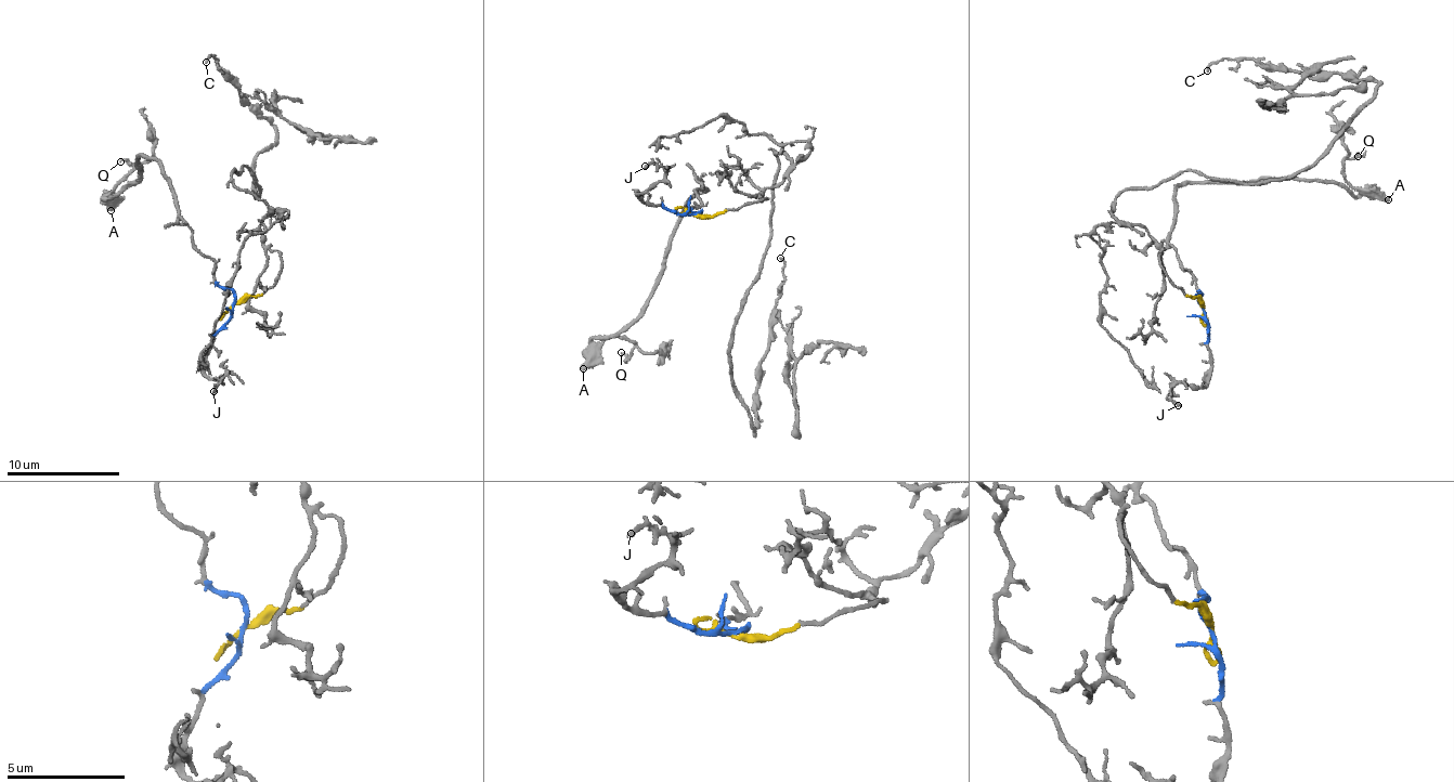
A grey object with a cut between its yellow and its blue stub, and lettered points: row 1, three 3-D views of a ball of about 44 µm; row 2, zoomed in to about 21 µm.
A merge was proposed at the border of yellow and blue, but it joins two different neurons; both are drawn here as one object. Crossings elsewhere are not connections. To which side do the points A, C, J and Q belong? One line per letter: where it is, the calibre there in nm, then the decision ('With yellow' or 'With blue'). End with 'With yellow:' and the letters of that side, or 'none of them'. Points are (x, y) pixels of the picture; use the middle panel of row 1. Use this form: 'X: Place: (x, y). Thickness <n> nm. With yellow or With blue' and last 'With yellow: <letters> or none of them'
A: Place: (583, 368). Thickness 440 nm. With blue
C: Place: (780, 258). Thickness 160 nm. With yellow
J: Place: (645, 166). Thickness 200 nm. With blue
Q: Place: (621, 352). Thickness 160 nm. With blue
With yellow: C

